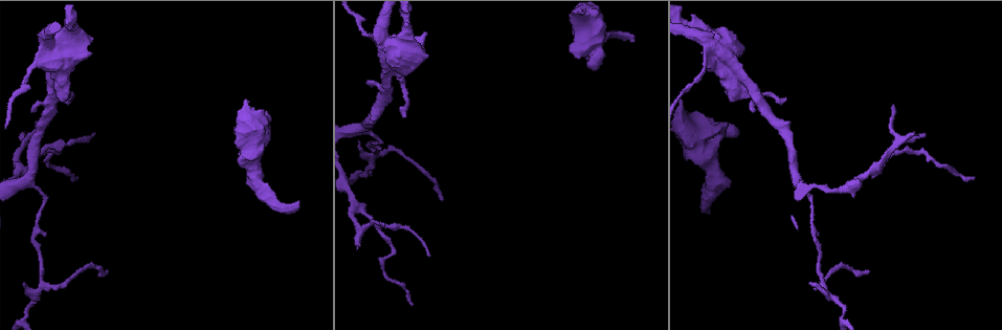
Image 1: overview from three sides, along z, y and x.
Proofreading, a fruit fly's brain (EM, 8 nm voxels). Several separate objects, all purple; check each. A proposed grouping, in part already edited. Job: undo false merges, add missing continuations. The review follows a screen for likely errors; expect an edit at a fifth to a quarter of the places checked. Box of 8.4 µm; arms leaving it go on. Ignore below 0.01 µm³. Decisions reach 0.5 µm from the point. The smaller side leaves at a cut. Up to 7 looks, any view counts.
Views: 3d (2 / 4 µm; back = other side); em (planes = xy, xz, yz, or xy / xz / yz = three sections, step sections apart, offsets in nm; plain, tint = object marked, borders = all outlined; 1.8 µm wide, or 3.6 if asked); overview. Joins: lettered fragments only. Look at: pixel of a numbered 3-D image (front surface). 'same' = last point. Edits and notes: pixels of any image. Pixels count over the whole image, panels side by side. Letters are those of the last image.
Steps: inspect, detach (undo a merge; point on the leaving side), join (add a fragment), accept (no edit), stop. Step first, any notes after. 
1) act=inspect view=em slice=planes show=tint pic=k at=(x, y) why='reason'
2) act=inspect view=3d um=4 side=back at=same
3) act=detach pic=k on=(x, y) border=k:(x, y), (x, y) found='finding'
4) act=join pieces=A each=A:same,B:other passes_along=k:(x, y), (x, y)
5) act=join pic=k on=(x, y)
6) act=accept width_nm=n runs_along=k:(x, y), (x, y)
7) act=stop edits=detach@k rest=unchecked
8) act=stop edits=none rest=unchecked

act=inspect view=3d um=2 pic=1 at=(297, 202) why='an open end'

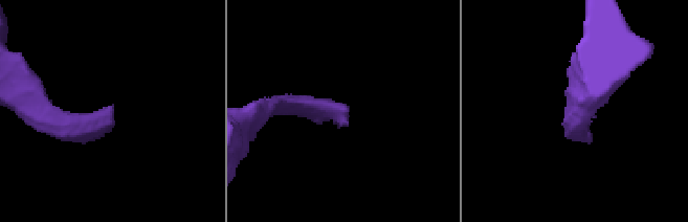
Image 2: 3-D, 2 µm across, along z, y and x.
act=inspect view=em slice=planes show=borders pic=2 at=(111, 106) why='need the tissue'

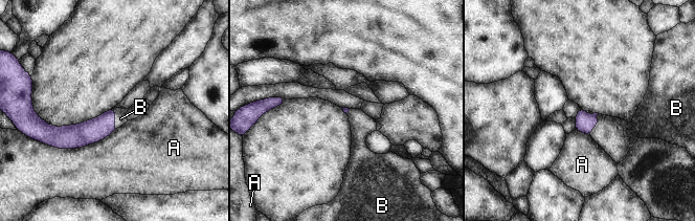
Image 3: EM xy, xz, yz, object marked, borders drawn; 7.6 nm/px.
act=join pieces=B each=A:other,B:same found='the neuron continues'

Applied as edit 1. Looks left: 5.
act=inspect view=3d um=2 pic=1 at=(28, 178) why='branch point'

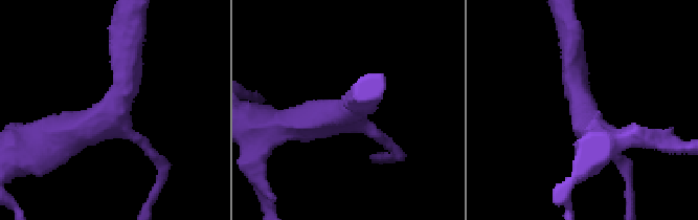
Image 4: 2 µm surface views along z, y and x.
act=inspect view=em slice=xz step=8 show=tint pic=4 at=(583, 114) arms=3 why='need the tissue'

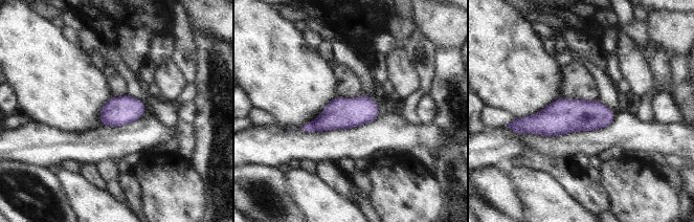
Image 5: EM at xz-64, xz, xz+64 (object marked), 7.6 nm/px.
act=inspect view=em slice=planes show=borders at=same why='cut it another way'

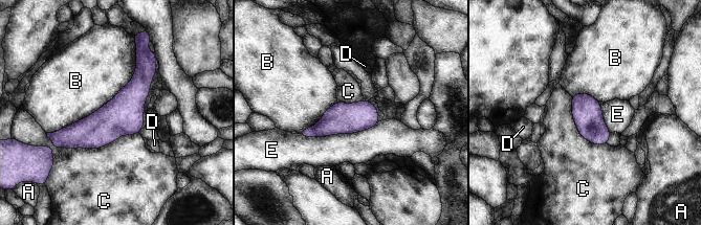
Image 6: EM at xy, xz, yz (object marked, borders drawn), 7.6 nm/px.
act=accept each=A:other,B:other,C:other,D:other,E:other border=6:(45, 133), (69, 149), (138, 133) found='all the same neuron'

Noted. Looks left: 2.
act=inspect view=em slice=planes show=borders pic=1 at=(22, 134) why='branch stops here'

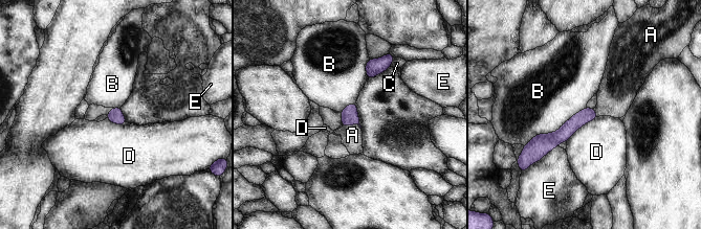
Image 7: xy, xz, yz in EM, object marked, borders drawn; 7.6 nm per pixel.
act=join pieces=A each=A:same,B:other,C:other,D:other,E:other found='it goes on there'

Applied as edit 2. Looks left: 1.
act=stop edits=join@3,join@7 rest=unchecked

